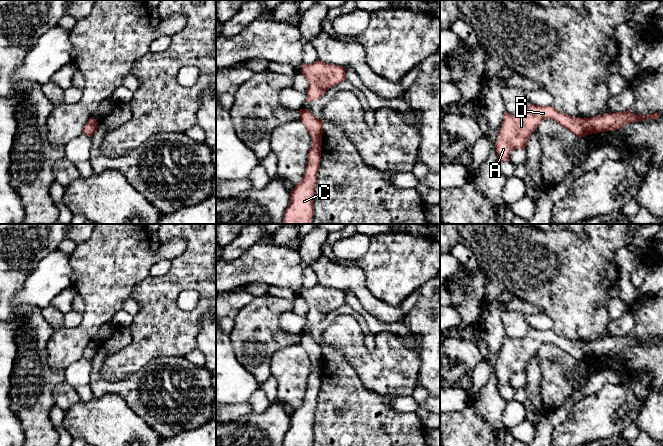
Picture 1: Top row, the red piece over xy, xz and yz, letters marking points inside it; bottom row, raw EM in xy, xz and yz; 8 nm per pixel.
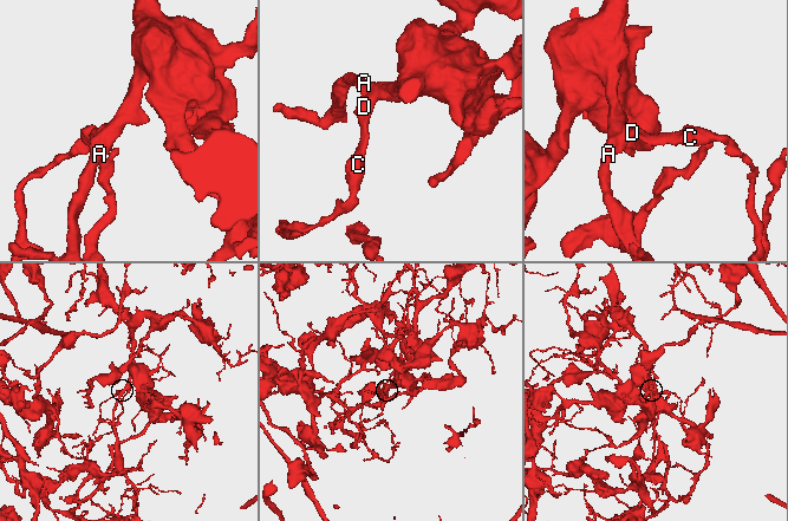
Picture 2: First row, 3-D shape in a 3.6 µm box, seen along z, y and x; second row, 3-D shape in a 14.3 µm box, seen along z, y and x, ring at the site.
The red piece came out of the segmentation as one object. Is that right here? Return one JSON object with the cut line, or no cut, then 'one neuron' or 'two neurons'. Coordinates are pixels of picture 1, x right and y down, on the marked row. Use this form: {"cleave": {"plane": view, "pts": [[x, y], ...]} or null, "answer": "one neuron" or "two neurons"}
{"cleave": {"plane": "yz", "pts": [[576, 118], [581, 129], [586, 129], [592, 133]]}, "answer": "two neurons"}

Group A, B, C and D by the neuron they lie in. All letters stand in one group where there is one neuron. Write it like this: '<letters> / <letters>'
A B D / C

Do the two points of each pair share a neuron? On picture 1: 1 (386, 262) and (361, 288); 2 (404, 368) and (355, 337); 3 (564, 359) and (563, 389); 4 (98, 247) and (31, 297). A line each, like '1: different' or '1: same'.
1: different
2: same
3: same
4: different

